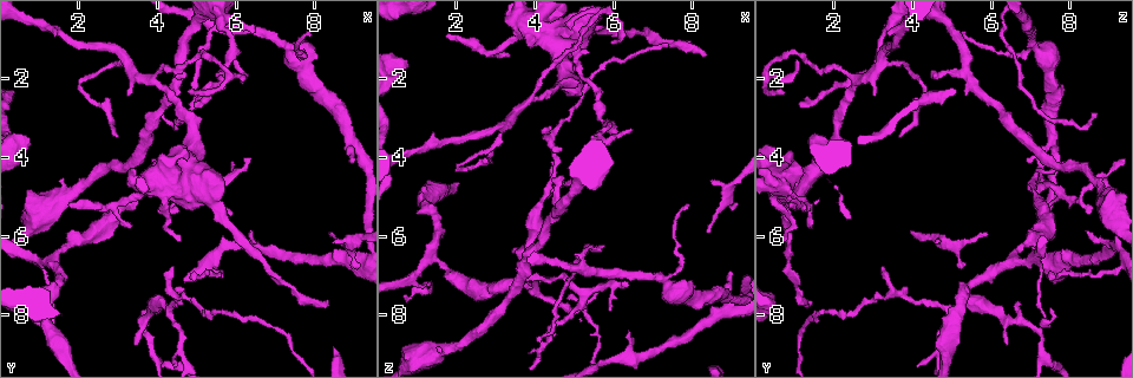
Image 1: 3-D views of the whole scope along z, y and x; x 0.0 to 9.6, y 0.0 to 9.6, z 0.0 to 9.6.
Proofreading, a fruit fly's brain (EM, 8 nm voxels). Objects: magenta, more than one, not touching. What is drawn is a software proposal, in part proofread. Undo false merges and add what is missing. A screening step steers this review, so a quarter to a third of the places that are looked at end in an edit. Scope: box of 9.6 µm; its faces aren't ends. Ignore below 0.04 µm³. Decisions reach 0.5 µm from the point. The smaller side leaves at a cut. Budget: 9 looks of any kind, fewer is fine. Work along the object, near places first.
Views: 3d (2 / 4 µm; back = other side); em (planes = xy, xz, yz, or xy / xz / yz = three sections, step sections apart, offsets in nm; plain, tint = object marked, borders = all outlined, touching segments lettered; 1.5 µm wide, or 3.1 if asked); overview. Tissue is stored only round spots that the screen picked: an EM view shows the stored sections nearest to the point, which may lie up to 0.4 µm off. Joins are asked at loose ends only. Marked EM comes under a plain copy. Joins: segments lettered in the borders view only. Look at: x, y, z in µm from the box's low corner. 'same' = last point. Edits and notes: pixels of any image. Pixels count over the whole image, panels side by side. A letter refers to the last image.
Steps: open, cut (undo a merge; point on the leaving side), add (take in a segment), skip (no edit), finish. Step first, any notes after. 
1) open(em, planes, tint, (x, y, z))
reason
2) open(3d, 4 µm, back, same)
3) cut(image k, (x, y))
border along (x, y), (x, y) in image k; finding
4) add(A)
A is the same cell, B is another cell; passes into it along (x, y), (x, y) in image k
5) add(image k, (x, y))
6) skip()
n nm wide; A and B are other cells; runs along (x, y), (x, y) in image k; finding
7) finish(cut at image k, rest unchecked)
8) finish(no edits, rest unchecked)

open(3d, 2 µm, (8.55, 6.55, 7.95))
sudden change in width

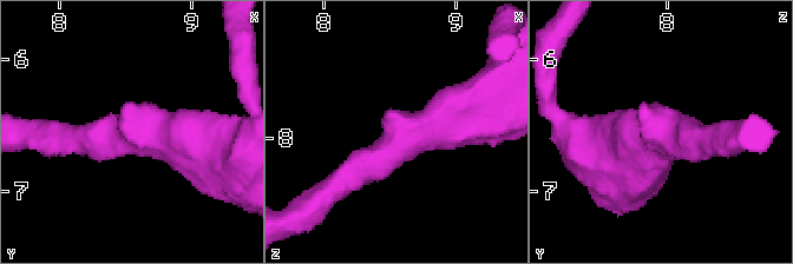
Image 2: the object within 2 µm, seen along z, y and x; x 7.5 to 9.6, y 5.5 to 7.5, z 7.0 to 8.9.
open(em, xy, step 4, tint, (8.60, 6.54, 7.98))
arms of 220, 500 nm; shape alone is not enough

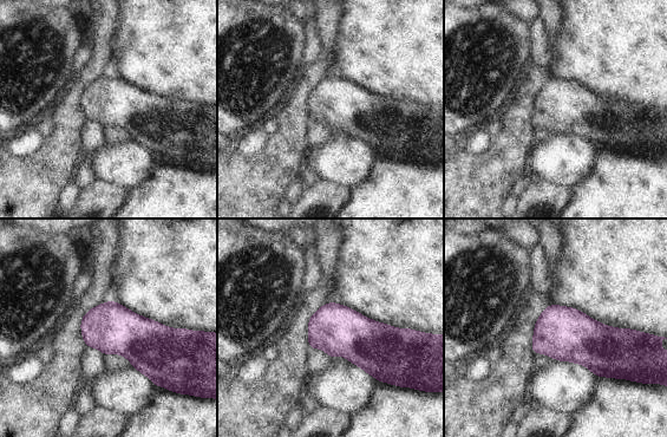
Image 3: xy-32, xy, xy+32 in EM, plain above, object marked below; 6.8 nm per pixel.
open(em, planes, borders, same)

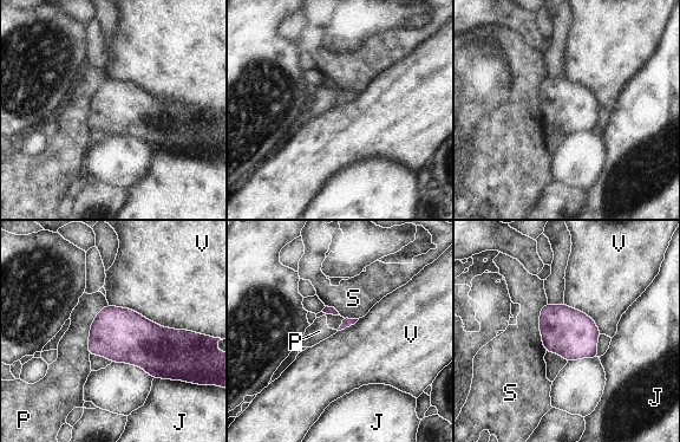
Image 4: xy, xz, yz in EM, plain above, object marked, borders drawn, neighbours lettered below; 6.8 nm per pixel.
skip()
J, P, S and V are other cells; border along (108, 305), (91, 324), (89, 356) in image 4; continuous, no second cell

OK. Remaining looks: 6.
open(em, xz, step 8, tint, (6.35, 3.95, 7.20))
thin end

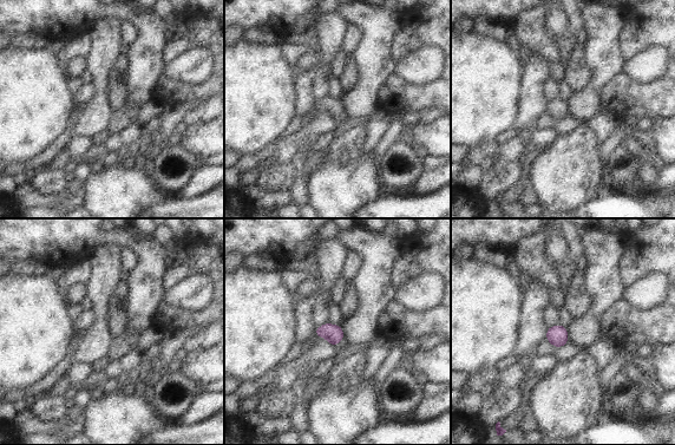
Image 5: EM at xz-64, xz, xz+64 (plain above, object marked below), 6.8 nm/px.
open(em, planes, tint, same)
another direction

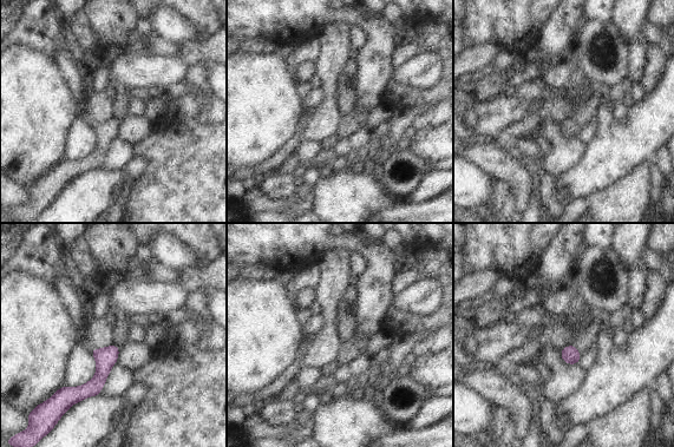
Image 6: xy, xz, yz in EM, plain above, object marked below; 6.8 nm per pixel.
open(em, planes, borders, same)
what lies round it

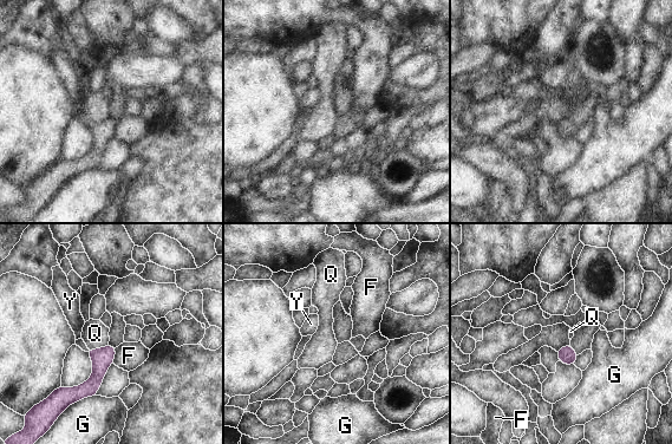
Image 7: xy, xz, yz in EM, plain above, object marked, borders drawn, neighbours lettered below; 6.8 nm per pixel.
skip()
F, G, Q and Y are other cells; none of them fits

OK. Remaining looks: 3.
open(3d, 2 µm, back, (4.10, 2.90, 8.60))
tapers out

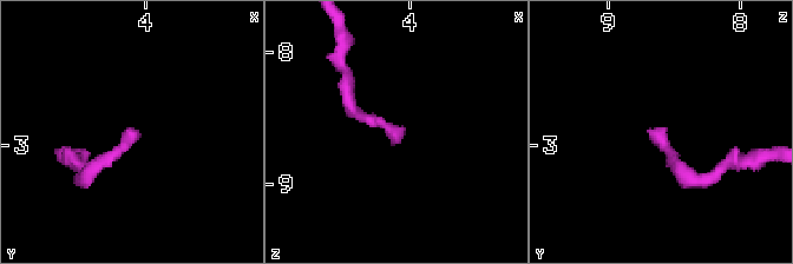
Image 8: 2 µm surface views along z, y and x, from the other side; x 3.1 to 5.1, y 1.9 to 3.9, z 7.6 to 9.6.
open(em, planes, borders, (4.10, 2.84, 8.58))

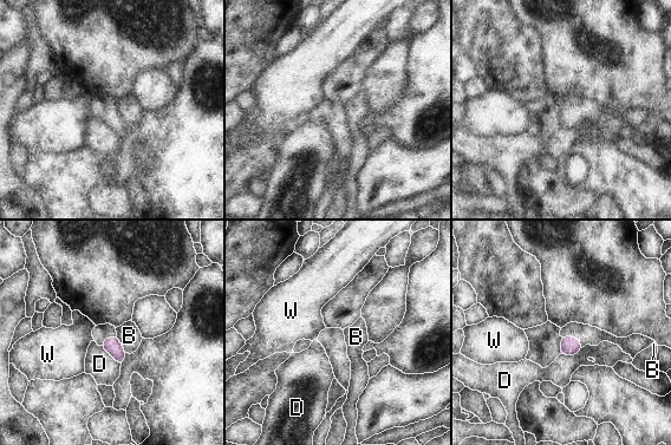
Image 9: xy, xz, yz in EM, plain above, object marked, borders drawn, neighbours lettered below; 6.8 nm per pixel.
skip()
B, D and W are other cells; border along (117, 335), (125, 352) in image 9; none of them fits

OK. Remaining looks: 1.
finish(no edits, rest unchecked)

